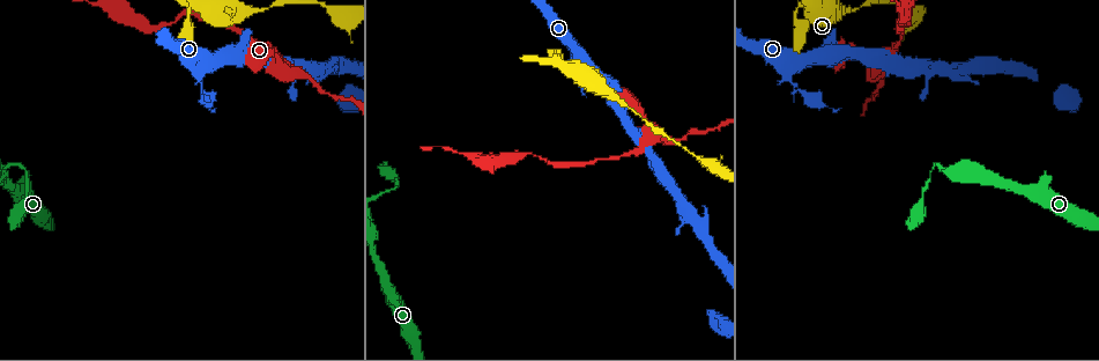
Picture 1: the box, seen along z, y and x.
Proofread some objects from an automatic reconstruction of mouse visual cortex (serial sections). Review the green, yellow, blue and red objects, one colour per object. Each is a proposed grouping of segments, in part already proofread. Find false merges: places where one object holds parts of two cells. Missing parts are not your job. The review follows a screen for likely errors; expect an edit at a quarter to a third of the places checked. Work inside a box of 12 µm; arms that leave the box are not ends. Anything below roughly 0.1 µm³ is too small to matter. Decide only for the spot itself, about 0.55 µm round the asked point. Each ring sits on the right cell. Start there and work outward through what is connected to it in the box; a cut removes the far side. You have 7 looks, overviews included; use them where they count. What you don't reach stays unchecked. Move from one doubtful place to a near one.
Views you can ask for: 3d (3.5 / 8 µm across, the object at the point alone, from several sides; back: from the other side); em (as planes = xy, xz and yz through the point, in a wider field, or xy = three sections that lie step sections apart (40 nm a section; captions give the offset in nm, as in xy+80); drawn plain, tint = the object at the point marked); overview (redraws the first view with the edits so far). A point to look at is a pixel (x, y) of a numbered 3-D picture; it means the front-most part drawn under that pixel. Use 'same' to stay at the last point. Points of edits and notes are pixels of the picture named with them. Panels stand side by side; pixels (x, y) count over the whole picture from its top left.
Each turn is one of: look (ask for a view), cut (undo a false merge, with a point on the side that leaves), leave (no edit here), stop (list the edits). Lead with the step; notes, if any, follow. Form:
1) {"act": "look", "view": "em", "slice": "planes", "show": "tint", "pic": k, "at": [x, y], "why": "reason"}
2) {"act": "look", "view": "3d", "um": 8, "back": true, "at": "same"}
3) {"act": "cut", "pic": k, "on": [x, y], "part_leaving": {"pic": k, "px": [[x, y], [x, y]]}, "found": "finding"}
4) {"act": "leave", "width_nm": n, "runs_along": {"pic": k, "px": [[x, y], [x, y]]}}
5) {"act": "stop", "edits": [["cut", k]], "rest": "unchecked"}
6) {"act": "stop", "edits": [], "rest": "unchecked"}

{"act": "look", "view": "3d", "um": 3.5, "pic": 1, "at": [200, 74], "why": "sudden change in width"}

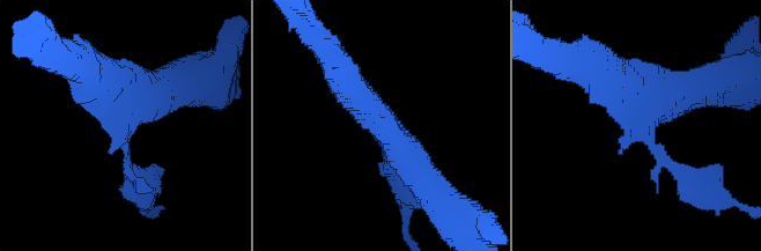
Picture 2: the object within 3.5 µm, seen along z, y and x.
{"act": "look", "view": "em", "slice": "xy", "step": 3, "show": "tint", "pic": 2, "at": [644, 134], "why": "need the tissue"}

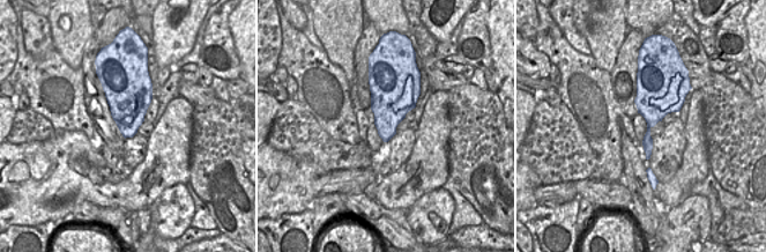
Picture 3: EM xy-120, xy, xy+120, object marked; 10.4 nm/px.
{"act": "leave", "found": "one cell here"}

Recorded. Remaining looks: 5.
{"act": "look", "view": "3d", "um": 3.5, "pic": 1, "at": [189, 11], "why": "three-way junction"}

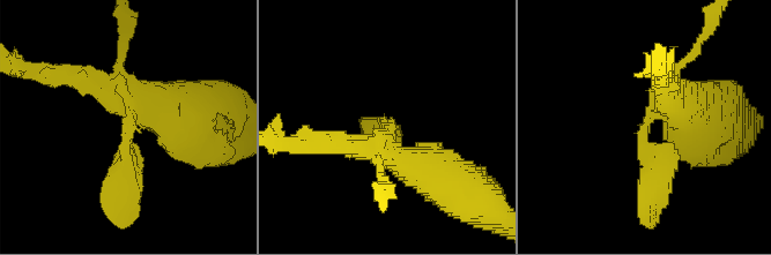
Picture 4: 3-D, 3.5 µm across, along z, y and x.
{"act": "look", "view": "em", "slice": "xy", "step": 3, "show": "tint", "pic": 4, "at": [645, 123], "arms": 3, "arm_widths_nm": [300, 400, 600]}

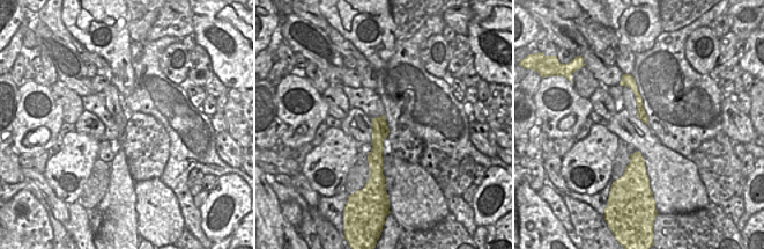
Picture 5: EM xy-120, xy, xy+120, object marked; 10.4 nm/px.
{"act": "cut", "pic": 4, "on": [125, 145], "part_leaving": {"pic": 4, "px": [[145, 107], [130, 107], [123, 181]]}, "found": "two cells meet here"}

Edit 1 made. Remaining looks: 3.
{"act": "look", "view": "3d", "um": 3.5, "back": true, "pic": 1, "at": [648, 133], "why": "three-way junction"}

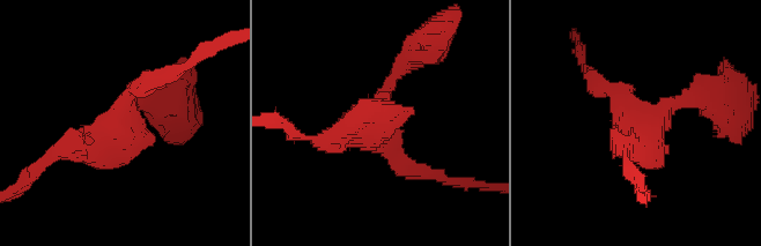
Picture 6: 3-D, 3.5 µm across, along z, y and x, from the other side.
{"act": "look", "view": "em", "slice": "xy", "step": 3, "show": "tint", "pic": 6, "at": [647, 120], "arms": 3, "arm_widths_nm": [200, 200, 300], "why": "need the tissue"}

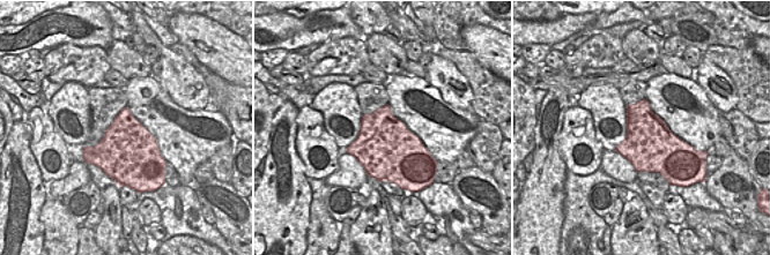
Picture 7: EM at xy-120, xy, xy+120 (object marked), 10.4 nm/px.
{"act": "leave", "width_nm": 650, "runs_along": {"pic": 6, "px": [[706, 95], [640, 120], [596, 81]]}, "found": "one cell here"}

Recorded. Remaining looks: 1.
{"act": "stop", "edits": [["cut", 4]], "rest": "unchecked"}

